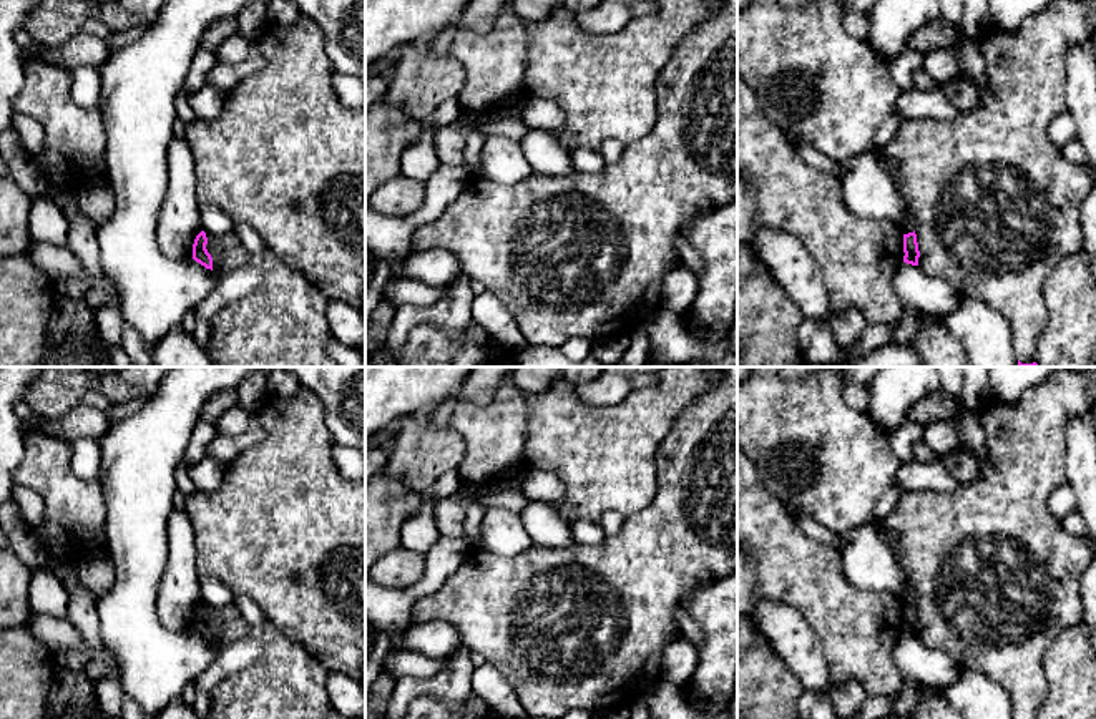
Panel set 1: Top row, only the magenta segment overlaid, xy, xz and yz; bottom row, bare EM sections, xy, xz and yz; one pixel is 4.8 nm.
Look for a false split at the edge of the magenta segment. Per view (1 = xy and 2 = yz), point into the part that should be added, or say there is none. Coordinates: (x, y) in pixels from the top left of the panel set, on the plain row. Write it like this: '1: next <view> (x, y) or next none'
1: next none
2: next none

